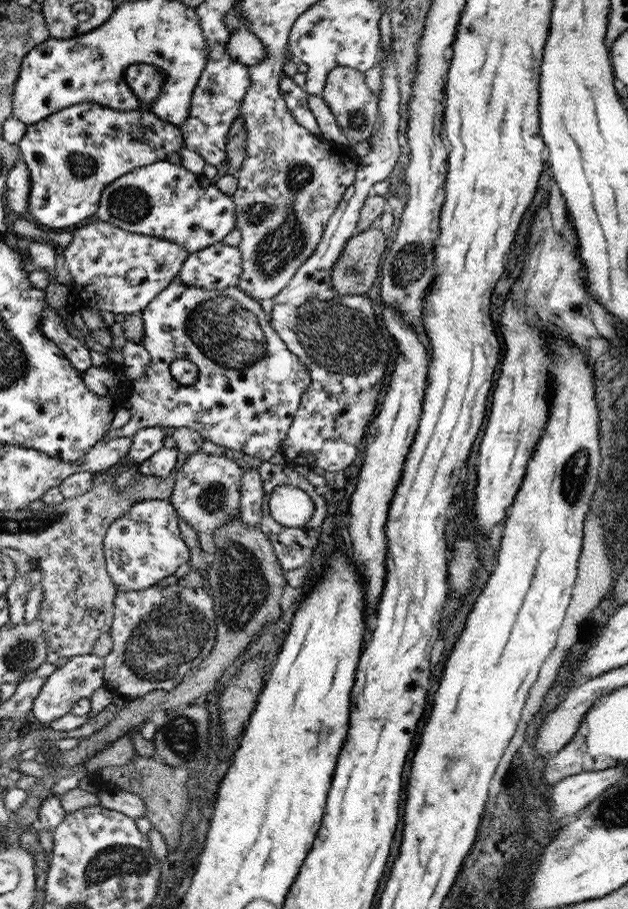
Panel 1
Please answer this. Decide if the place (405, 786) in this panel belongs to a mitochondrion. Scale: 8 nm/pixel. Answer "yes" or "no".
no

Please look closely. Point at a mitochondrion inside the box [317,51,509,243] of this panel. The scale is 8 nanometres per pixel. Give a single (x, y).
(358, 118)

